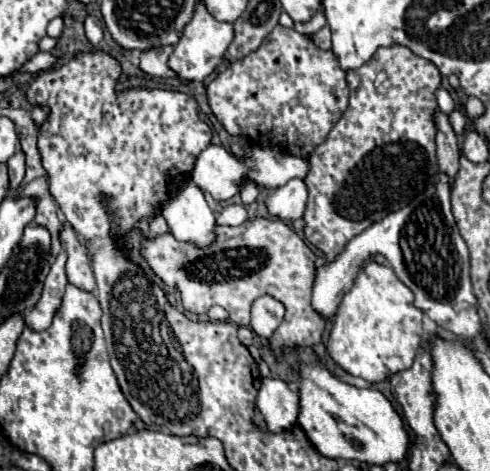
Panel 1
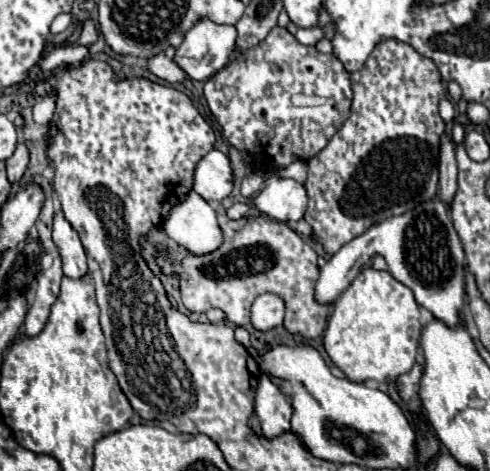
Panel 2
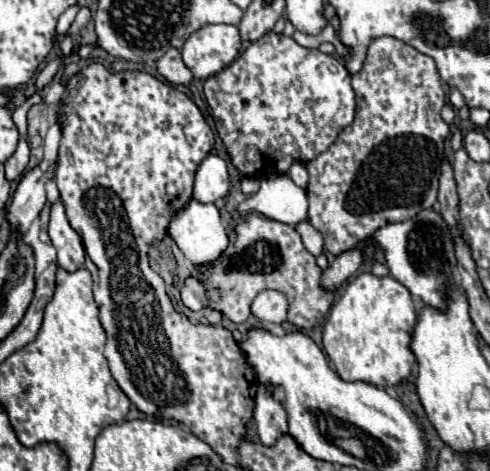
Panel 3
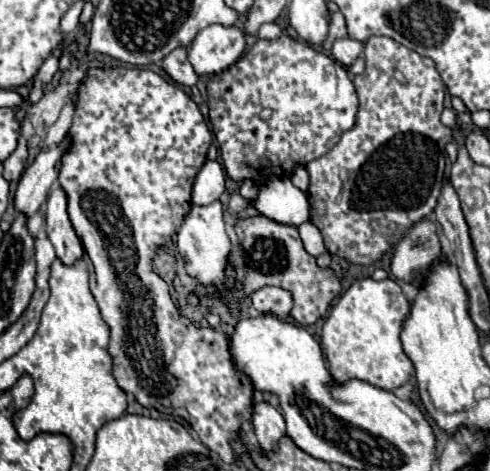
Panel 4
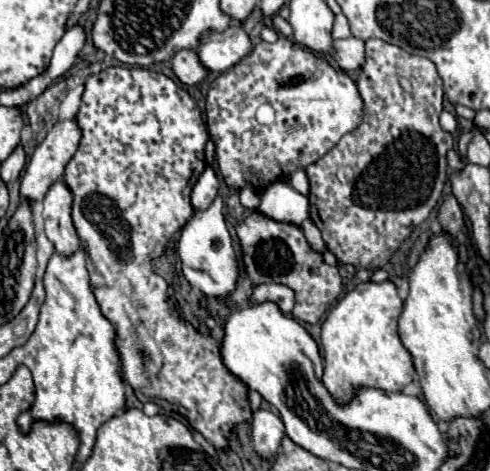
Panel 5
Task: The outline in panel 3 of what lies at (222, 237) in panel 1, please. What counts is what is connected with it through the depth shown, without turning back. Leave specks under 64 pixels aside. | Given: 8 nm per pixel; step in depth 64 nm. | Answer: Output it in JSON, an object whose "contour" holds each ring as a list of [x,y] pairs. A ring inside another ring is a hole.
{"contour":[[[260,214],[244,216],[234,228],[234,242],[226,248],[220,260],[200,270],[206,280],[200,282],[198,278],[188,278],[182,286],[182,302],[190,310],[202,310],[206,298],[210,308],[220,310],[234,324],[246,322],[254,296],[268,288],[280,290],[288,296],[288,322],[298,328],[312,328],[322,322],[336,296],[334,292],[322,288],[322,270],[318,268],[316,258],[304,248],[300,234],[292,226]]]}

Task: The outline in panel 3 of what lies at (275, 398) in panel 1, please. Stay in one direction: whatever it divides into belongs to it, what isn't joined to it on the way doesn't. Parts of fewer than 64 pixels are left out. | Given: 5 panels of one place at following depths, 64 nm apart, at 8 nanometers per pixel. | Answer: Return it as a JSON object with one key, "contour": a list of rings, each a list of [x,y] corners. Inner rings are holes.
{"contour":[[[266,386],[258,388],[256,406],[254,406],[254,422],[256,422],[256,428],[258,428],[260,442],[264,446],[274,446],[276,440],[288,432],[286,410],[282,408],[280,402],[276,402],[266,392]]]}

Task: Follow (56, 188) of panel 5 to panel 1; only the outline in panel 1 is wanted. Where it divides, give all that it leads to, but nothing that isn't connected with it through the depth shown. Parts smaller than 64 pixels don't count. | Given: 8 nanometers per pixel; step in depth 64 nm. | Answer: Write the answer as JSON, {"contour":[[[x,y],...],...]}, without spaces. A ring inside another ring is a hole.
{"contour":[[[62,224],[58,238],[60,238],[60,244],[64,246],[64,250],[68,254],[68,260],[66,260],[68,282],[76,284],[78,288],[92,292],[96,288],[96,280],[92,276],[92,266],[88,262],[84,244],[80,244],[76,232],[68,224]]]}

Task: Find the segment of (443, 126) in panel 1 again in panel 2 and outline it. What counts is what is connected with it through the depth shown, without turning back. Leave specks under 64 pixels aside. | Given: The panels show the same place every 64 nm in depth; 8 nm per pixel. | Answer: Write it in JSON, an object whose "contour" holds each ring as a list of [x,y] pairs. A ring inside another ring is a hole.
{"contour":[[[444,134],[440,142],[440,200],[450,208],[452,198],[456,194],[456,158],[454,158],[454,144]]]}

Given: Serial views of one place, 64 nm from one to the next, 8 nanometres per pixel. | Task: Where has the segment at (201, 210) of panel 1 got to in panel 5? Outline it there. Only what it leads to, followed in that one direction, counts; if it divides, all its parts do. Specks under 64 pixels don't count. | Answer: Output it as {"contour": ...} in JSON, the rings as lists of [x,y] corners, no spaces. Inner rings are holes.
{"contour":[[[220,195],[204,212],[194,212],[194,216],[182,228],[182,236],[178,240],[178,254],[182,260],[182,272],[190,286],[198,288],[206,298],[226,302],[226,296],[230,296],[230,292],[234,292],[238,284],[240,268],[236,252],[232,248],[232,236],[224,222],[224,202]]]}

